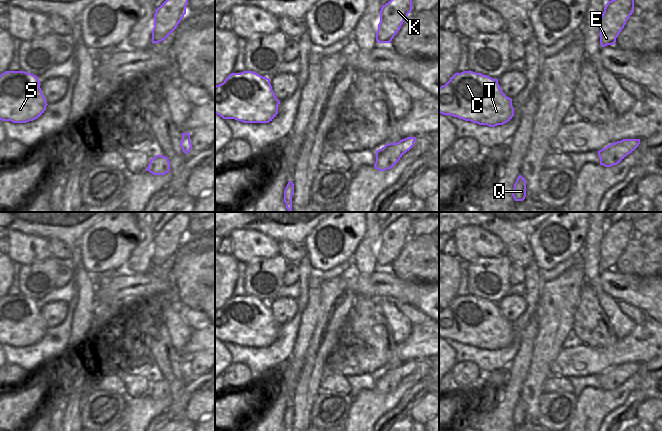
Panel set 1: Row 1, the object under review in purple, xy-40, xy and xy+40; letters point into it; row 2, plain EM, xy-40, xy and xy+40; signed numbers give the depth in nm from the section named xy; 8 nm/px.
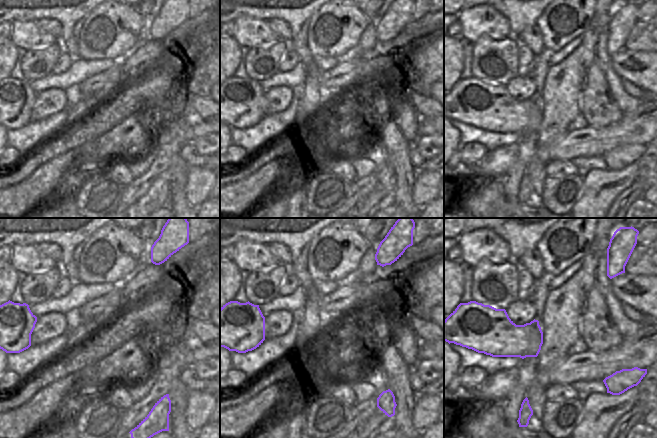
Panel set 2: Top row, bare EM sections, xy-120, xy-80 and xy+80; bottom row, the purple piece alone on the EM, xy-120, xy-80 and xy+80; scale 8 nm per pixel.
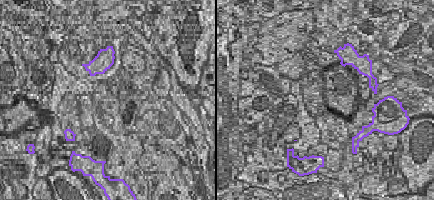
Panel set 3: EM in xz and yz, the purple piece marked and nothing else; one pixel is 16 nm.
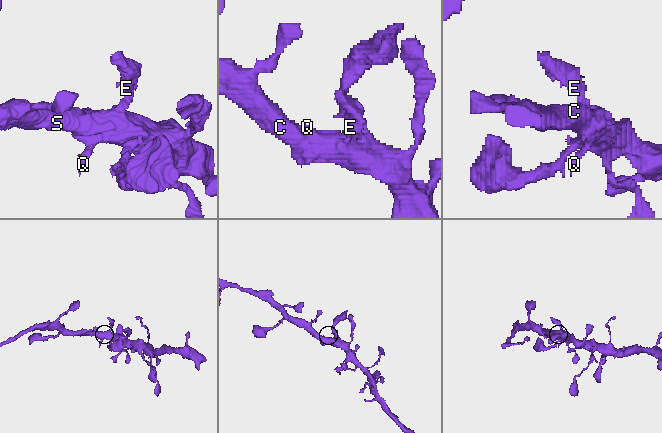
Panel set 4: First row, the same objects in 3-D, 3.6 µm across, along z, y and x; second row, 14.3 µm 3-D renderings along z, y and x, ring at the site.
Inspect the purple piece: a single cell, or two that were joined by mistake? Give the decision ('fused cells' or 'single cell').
single cell

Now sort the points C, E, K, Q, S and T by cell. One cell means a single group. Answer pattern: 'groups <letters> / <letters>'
groups C E K Q S T

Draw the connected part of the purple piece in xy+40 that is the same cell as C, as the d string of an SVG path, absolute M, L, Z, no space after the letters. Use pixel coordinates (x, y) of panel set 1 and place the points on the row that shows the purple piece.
M469 70L455 73L445 85L439 88L439 113L479 125L495 127L510 121L514 116L514 108L512 99L502 92L498 79Z

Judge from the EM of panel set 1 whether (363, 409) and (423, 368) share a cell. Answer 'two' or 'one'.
one

